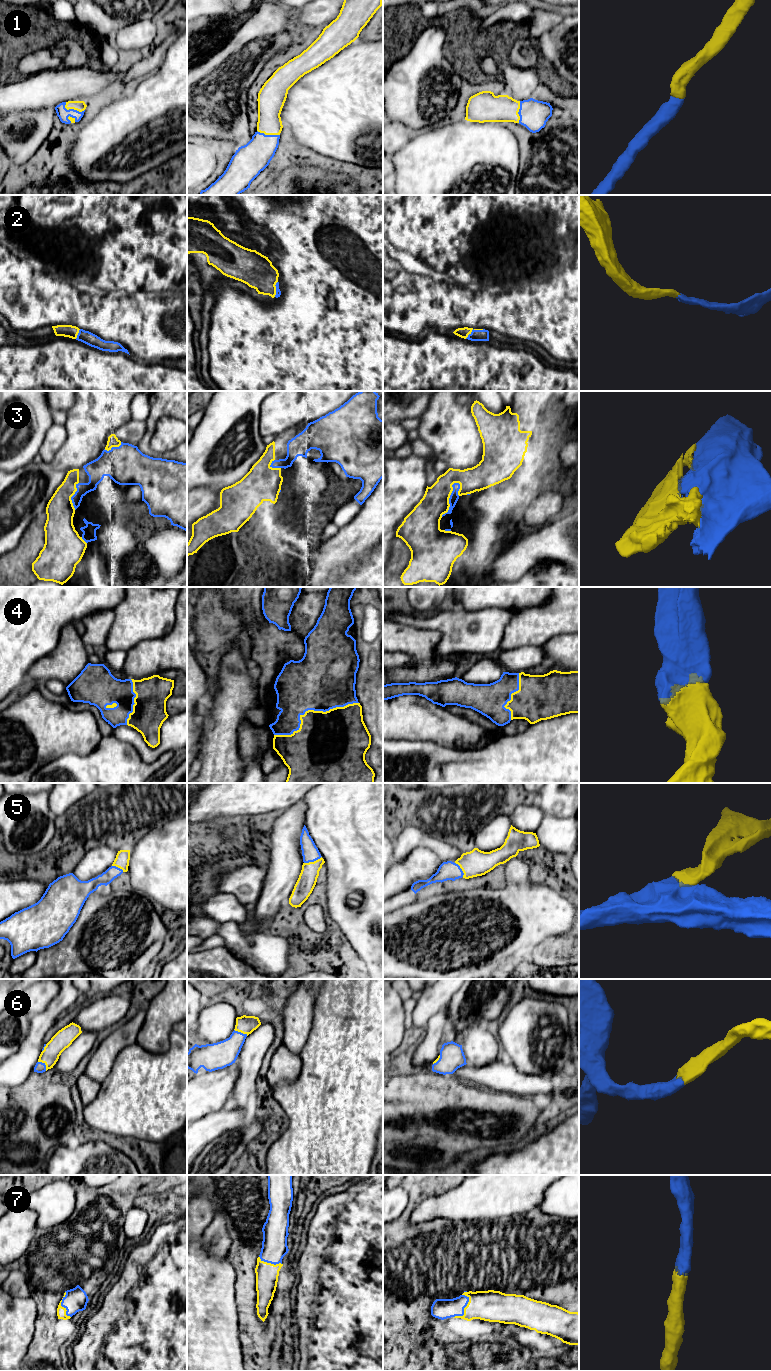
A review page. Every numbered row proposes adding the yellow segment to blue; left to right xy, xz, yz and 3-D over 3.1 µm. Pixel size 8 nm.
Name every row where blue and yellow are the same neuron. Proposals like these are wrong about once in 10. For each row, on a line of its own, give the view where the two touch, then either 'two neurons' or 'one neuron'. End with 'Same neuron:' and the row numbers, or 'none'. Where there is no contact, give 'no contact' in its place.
1: meets blue in xy; one neuron
2: meets blue in yz; one neuron
3: meets blue in yz; one neuron
4: meets blue in xz; one neuron
5: meets blue in xz; one neuron
6: meets blue in xy; one neuron
7: meets blue in yz; one neuron
Same neuron: 1, 2, 3, 4, 5, 6, 7

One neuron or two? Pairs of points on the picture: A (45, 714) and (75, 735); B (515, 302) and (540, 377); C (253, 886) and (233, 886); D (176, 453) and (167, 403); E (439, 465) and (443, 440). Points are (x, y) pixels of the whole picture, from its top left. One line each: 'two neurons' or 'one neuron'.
A: one neuron
B: two neurons
C: one neuron
D: one neuron
E: two neurons

